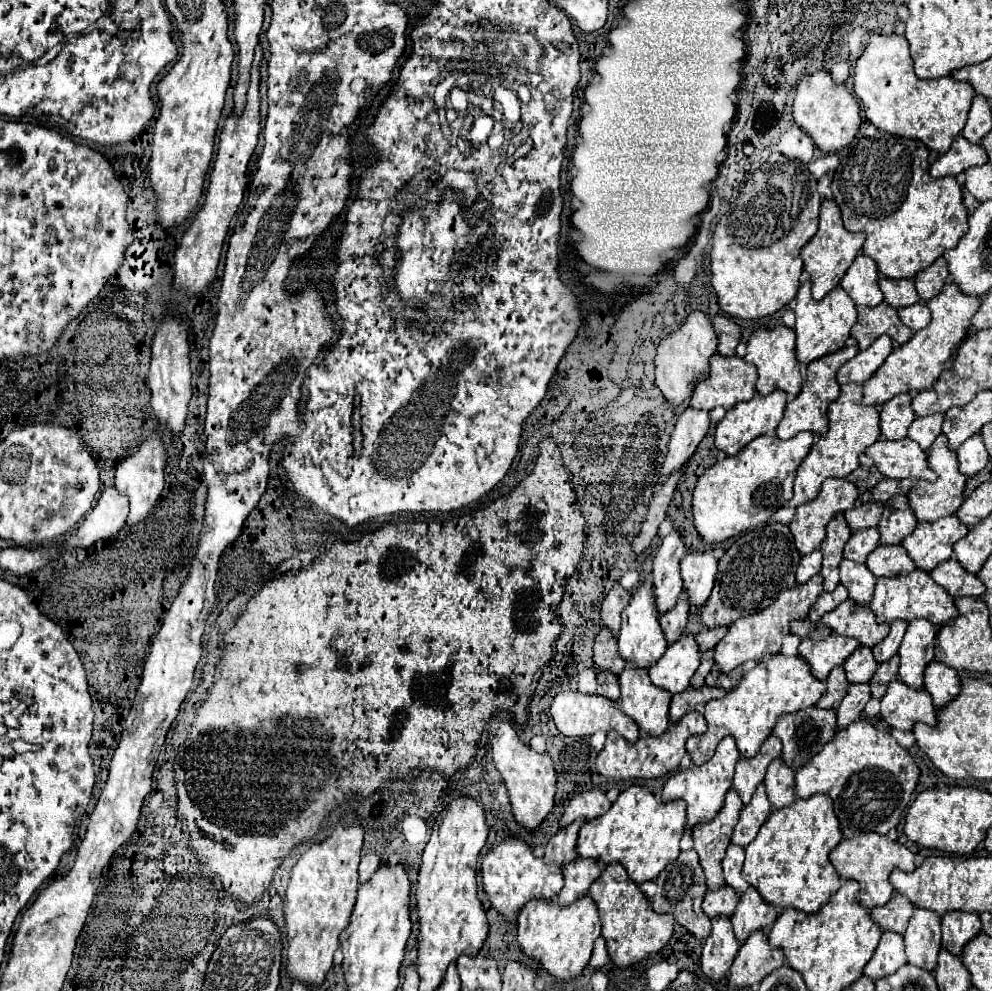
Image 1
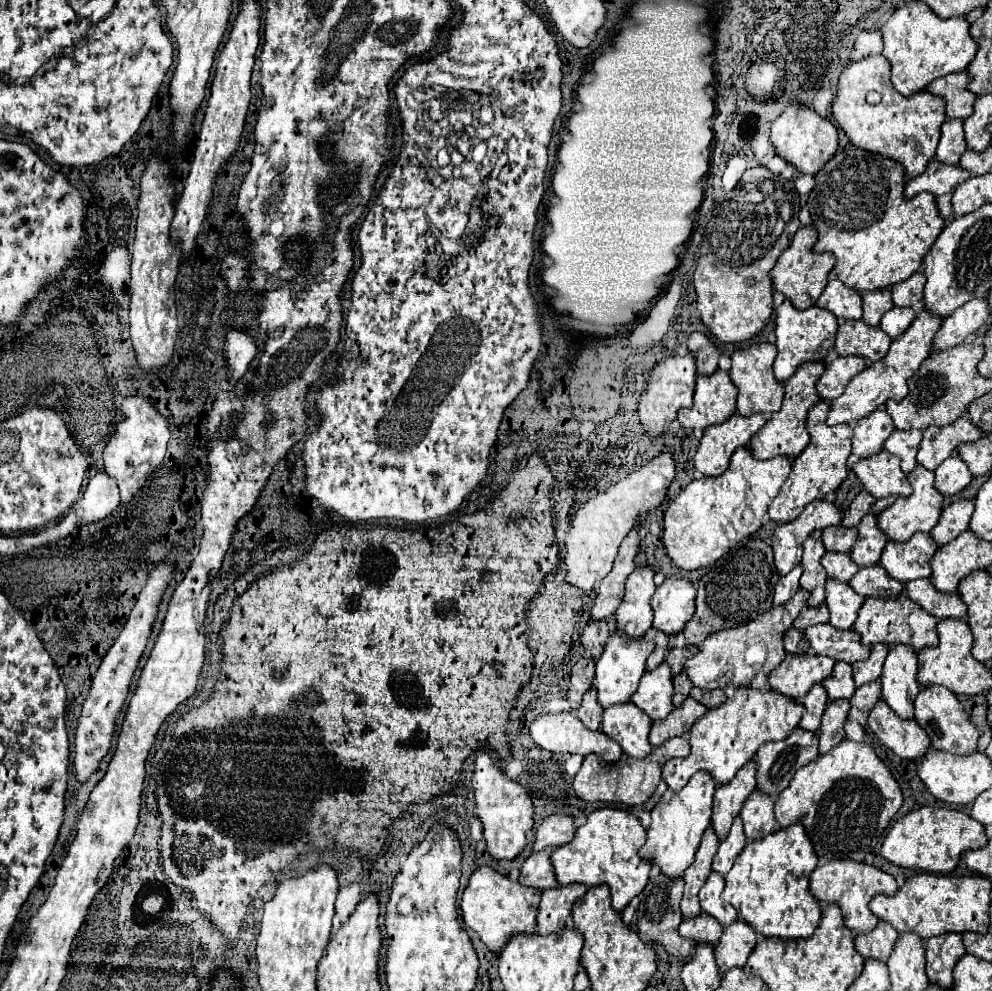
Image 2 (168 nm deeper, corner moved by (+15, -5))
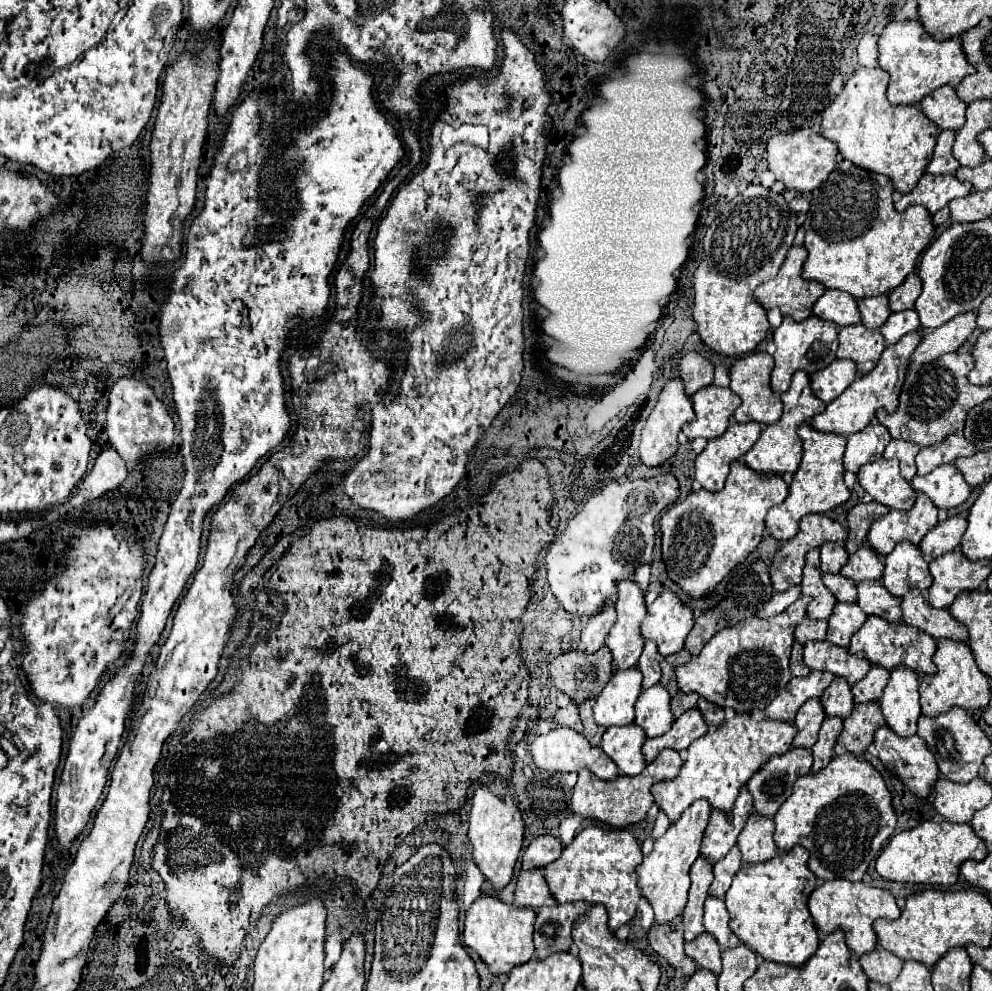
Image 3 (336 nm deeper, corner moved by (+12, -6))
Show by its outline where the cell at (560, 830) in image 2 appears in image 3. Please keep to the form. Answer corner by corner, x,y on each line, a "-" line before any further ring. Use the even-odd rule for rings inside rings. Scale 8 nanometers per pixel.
539,835
527,845
527,849
523,853
523,869
545,867
551,861
559,859
561,853
563,853
563,843
557,837

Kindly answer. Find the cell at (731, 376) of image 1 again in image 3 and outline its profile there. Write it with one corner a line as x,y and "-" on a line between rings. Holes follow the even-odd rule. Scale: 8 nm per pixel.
717,385
699,389
691,397
691,401
695,409
695,419
683,425
683,433
687,435
687,439
695,437
715,439
723,435
725,429
729,427
733,411
741,405
741,399
731,389

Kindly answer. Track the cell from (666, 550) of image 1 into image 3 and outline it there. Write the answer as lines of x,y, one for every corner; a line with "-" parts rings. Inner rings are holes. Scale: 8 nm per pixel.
621,581
617,599
617,621
607,637
607,647
611,649
617,667
627,669
637,665
645,643
641,637
641,621
645,619
645,615
645,591
635,581

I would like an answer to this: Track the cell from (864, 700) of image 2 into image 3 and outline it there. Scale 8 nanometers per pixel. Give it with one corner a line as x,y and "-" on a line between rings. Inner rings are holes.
877,701
855,705
853,713
843,723
839,743
853,755
861,757
865,753
865,749
869,747
869,743
873,741
875,729
883,723
885,723
885,717
883,717

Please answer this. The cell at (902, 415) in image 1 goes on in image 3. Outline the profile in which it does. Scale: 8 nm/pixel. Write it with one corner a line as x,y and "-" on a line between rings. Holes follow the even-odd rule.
871,423
865,429
861,429
861,433
849,435
847,451
845,451
845,459
843,459
845,469
857,473
857,469
861,465
881,459
889,441
891,441
889,431
883,429
883,425
879,425
879,423

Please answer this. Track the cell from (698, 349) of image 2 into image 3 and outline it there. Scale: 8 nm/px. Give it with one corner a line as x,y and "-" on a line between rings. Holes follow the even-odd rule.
687,353
681,361
679,361
679,375
685,381
685,391
687,395
693,395
695,391
699,391
701,387
707,387
713,383
713,363
709,359
705,359
701,353

